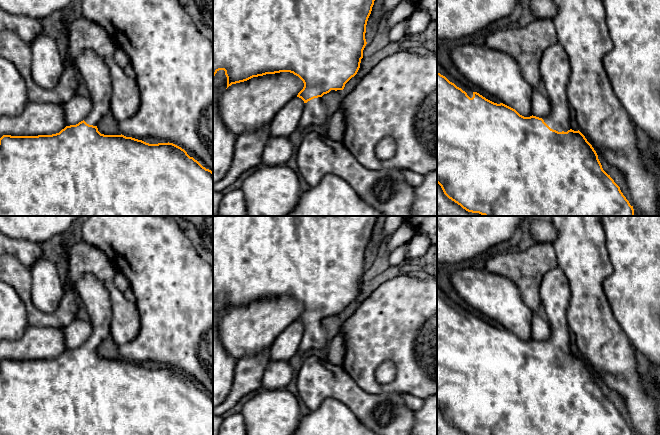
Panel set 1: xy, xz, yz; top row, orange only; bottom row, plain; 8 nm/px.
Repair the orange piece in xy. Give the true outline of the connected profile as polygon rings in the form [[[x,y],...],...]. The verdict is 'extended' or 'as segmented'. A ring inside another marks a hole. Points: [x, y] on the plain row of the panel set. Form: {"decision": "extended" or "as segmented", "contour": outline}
{"decision": "extended", "contour": [[[91,274],[84,275],[76,284],[75,290],[77,291],[80,298],[81,309],[83,309],[88,315],[88,321],[92,327],[92,333],[88,340],[76,349],[66,350],[59,357],[52,359],[38,359],[38,360],[11,360],[3,359],[0,362],[0,435],[213,435],[213,396],[203,391],[197,384],[190,381],[187,376],[181,371],[173,367],[158,367],[149,368],[142,364],[138,364],[132,361],[126,361],[124,359],[104,359],[98,355],[97,349],[102,341],[108,338],[110,335],[110,323],[112,319],[112,305],[110,302],[109,292],[100,279],[96,278]]]}

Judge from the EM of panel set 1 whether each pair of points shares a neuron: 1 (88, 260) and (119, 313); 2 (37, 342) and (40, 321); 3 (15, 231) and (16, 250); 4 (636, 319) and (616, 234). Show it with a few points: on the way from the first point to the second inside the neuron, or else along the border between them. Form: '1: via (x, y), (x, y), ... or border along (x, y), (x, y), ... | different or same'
1: via (101, 273), (109, 281), (118, 300) | same
2: border along (28, 324), (62, 327) | different
3: border along (10, 237), (31, 240), (38, 244) | different
4: via (636, 298), (636, 255) | same

